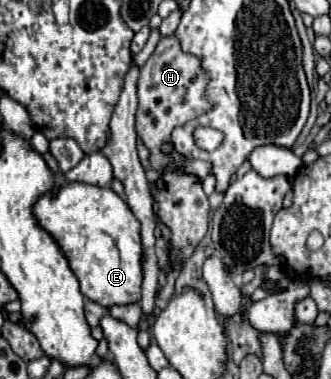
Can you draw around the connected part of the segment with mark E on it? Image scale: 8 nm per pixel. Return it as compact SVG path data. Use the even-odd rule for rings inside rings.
M69 182L43 194L35 202L33 214L63 250L85 298L105 308L139 304L143 282L141 224L111 188Z

